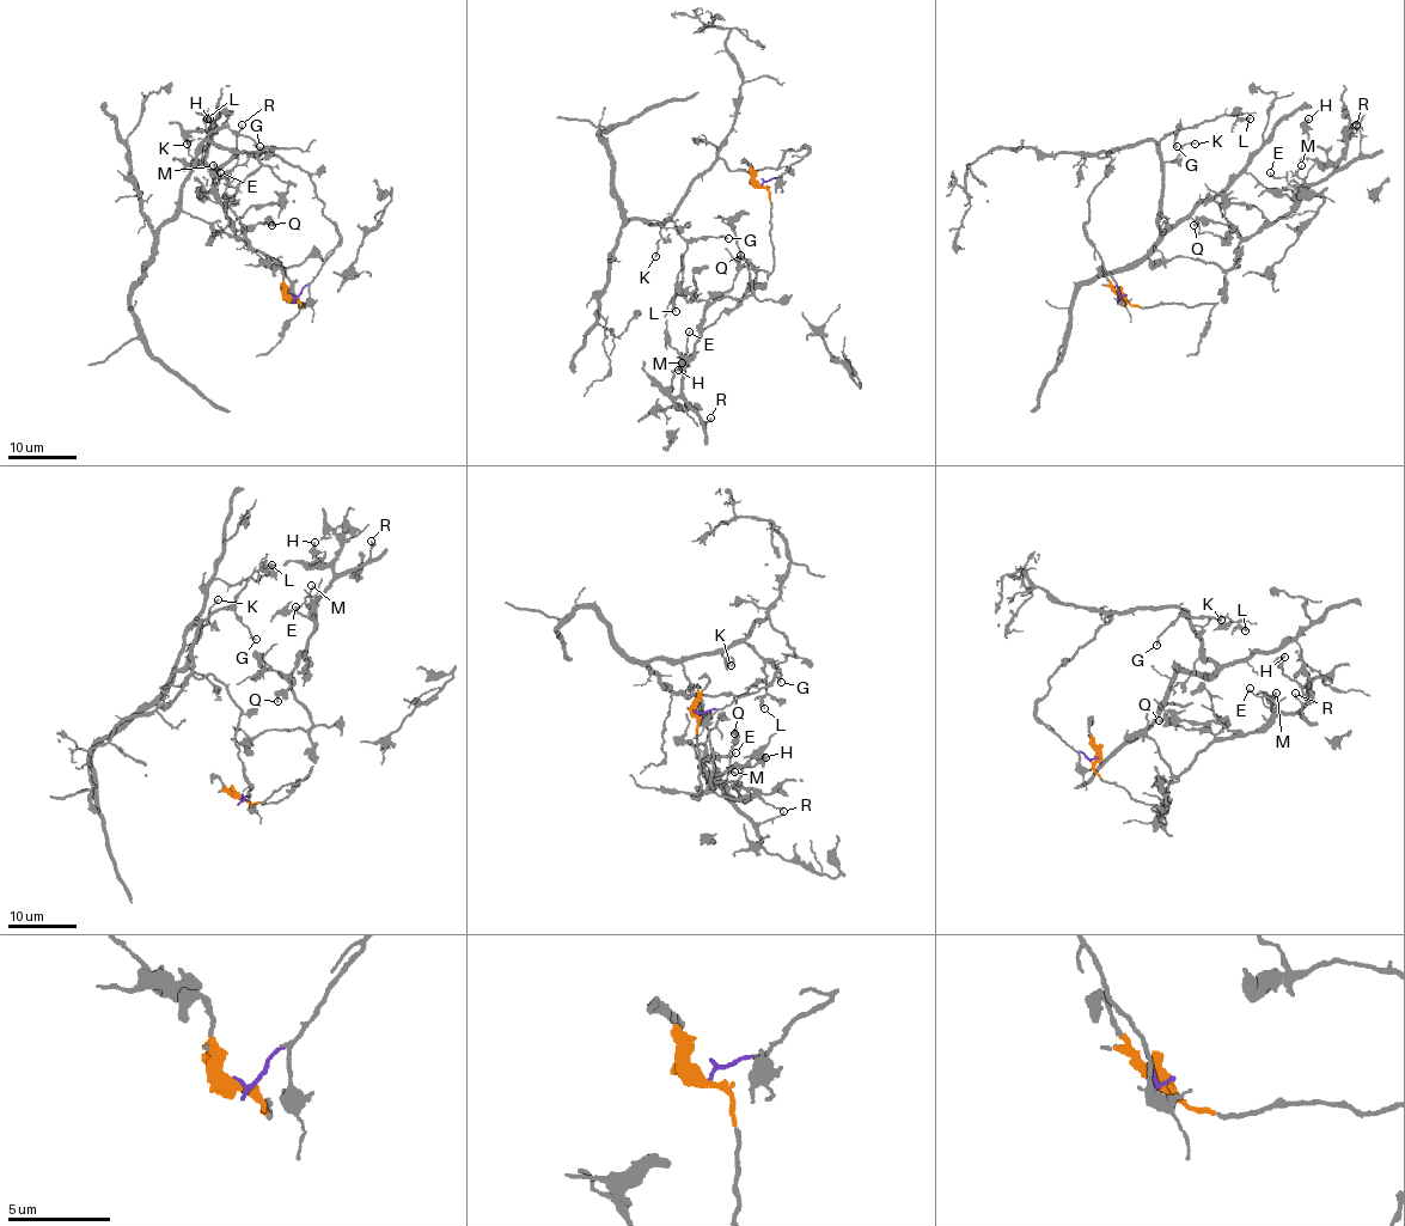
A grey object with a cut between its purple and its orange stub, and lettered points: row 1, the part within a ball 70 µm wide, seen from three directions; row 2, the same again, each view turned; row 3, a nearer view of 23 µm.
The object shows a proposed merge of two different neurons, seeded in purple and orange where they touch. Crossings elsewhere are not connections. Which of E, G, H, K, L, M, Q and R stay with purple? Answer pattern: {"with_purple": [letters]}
{"with_purple": ["G", "K", "L"]}

